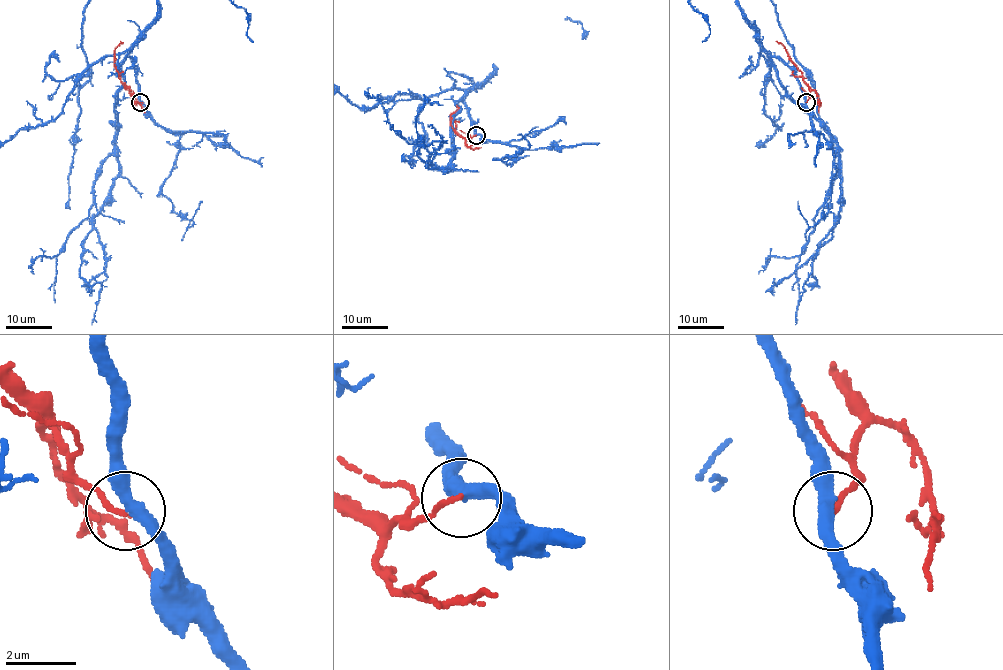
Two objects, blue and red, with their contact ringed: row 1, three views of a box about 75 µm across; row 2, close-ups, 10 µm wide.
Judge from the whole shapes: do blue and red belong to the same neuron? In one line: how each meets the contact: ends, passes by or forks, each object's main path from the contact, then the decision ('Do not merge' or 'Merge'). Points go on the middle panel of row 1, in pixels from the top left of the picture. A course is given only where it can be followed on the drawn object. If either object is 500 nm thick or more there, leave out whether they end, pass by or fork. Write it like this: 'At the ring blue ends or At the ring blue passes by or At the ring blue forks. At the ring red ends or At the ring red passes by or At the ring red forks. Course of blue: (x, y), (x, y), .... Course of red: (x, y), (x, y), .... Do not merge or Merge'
At the ring blue passes by. At the ring red ends. Course of red: (476, 135), (463, 138), (454, 130), (449, 116), (458, 108), (456, 105). Do not merge

